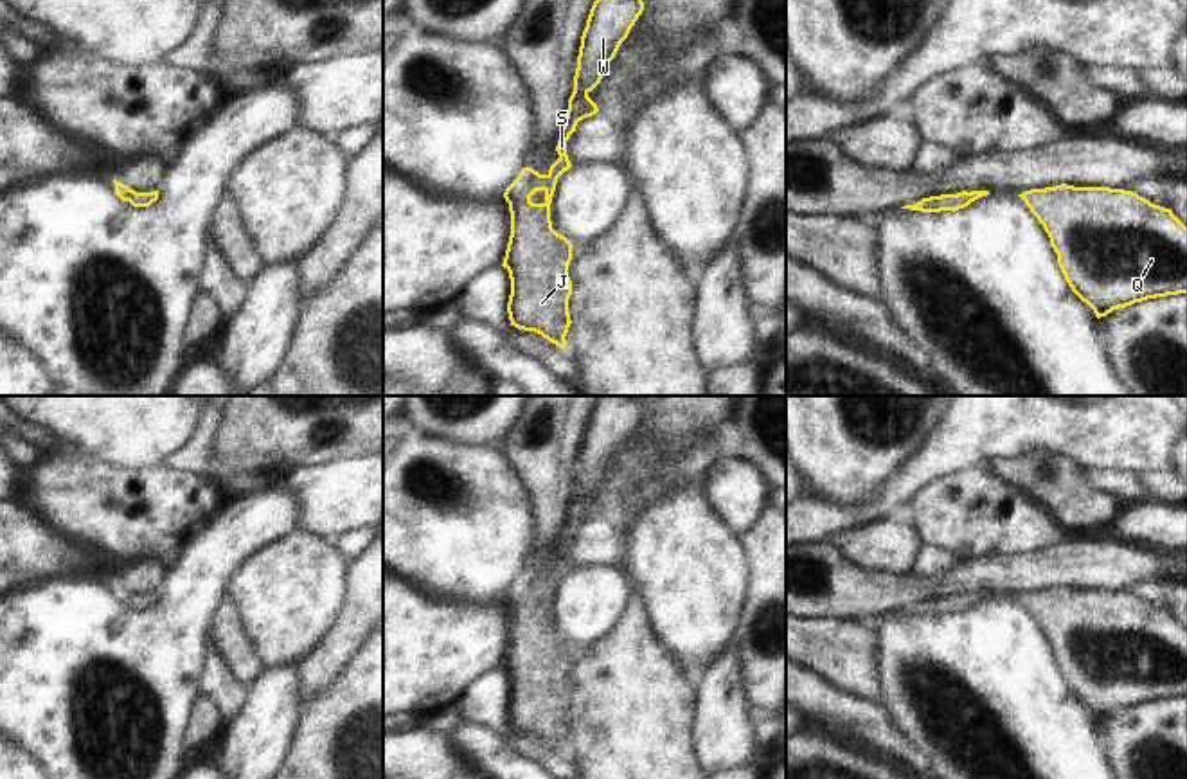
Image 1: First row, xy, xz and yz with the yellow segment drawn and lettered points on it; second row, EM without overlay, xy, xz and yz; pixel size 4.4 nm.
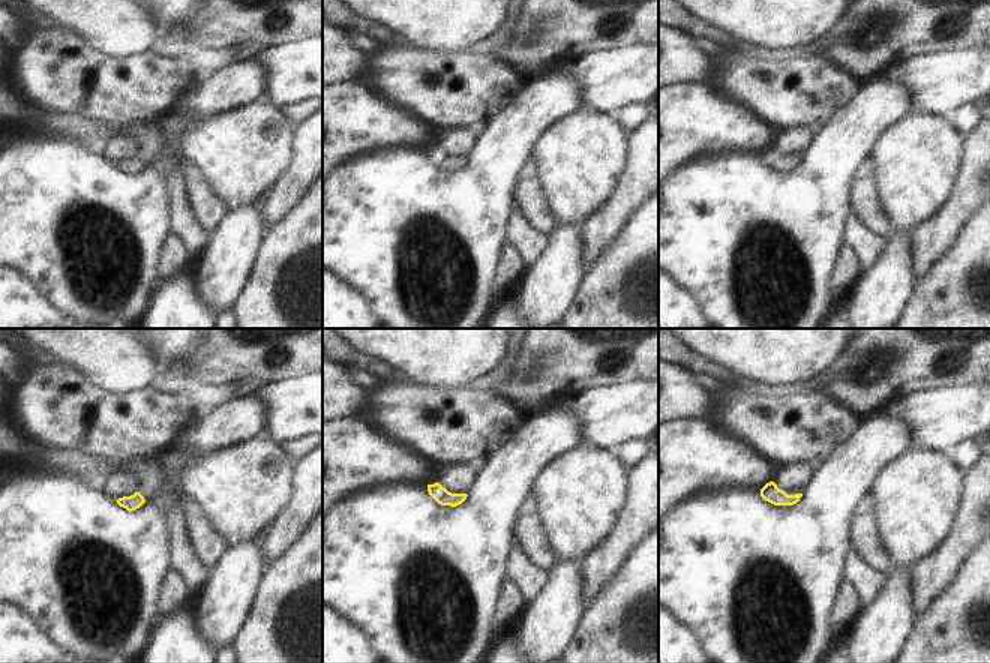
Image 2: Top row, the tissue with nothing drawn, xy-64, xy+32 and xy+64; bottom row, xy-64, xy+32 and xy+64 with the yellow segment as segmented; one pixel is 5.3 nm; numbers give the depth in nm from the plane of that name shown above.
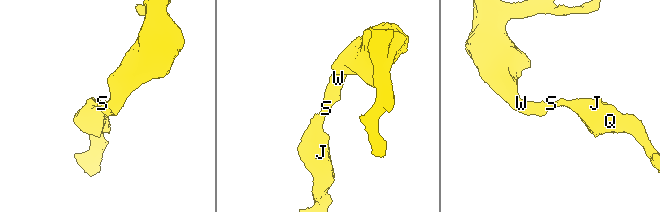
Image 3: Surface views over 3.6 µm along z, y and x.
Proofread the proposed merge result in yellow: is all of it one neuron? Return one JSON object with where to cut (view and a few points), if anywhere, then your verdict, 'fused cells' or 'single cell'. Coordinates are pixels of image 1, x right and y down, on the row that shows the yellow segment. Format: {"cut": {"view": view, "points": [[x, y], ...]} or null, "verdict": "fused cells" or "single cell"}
{"cut": null, "verdict": "single cell"}

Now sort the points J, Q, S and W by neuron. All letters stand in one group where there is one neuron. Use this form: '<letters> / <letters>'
J Q S W

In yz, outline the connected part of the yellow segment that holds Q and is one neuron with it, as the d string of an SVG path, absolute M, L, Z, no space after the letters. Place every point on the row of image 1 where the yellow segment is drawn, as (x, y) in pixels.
M1056 185L1018 194L1043 225L1072 291L1097 318L1147 299L1187 293L1187 227L1133 191Z

